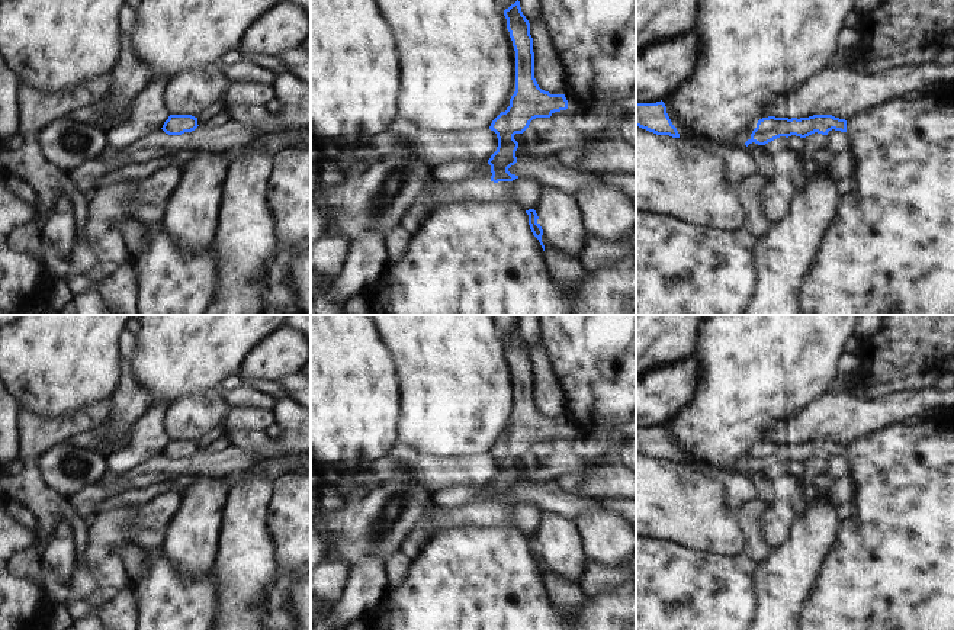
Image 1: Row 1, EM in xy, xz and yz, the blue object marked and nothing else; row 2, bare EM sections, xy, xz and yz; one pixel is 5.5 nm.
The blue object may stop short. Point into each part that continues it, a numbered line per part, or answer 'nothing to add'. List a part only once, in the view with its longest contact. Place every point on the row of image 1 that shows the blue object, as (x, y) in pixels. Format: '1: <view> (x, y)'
nothing to add

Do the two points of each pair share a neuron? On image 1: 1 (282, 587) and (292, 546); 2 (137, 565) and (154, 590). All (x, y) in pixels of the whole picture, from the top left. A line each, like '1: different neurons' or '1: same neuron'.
1: same neuron
2: different neurons

